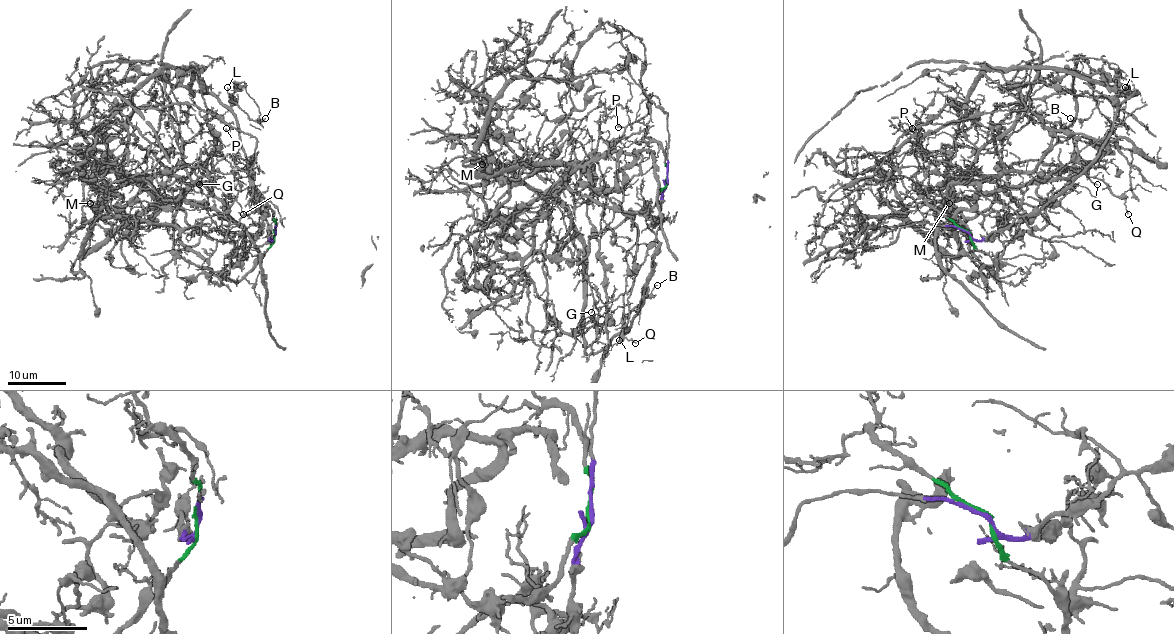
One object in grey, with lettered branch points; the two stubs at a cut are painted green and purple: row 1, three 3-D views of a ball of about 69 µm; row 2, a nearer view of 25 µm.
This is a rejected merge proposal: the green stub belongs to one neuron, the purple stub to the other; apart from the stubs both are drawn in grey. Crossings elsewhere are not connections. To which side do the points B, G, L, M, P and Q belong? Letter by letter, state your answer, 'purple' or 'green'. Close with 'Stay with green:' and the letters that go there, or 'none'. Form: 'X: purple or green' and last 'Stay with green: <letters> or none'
B: purple
G: green
L: purple
M: green
P: purple
Q: purple
Stay with green: G, M

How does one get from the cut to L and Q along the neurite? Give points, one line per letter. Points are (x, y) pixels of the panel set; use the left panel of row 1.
L: (274, 231), (270, 240), (268, 223), (254, 183), (252, 166), (236, 126), (227, 87)
Q: (274, 231), (270, 240), (261, 196), (249, 173), (233, 182), (230, 195), (244, 214)

